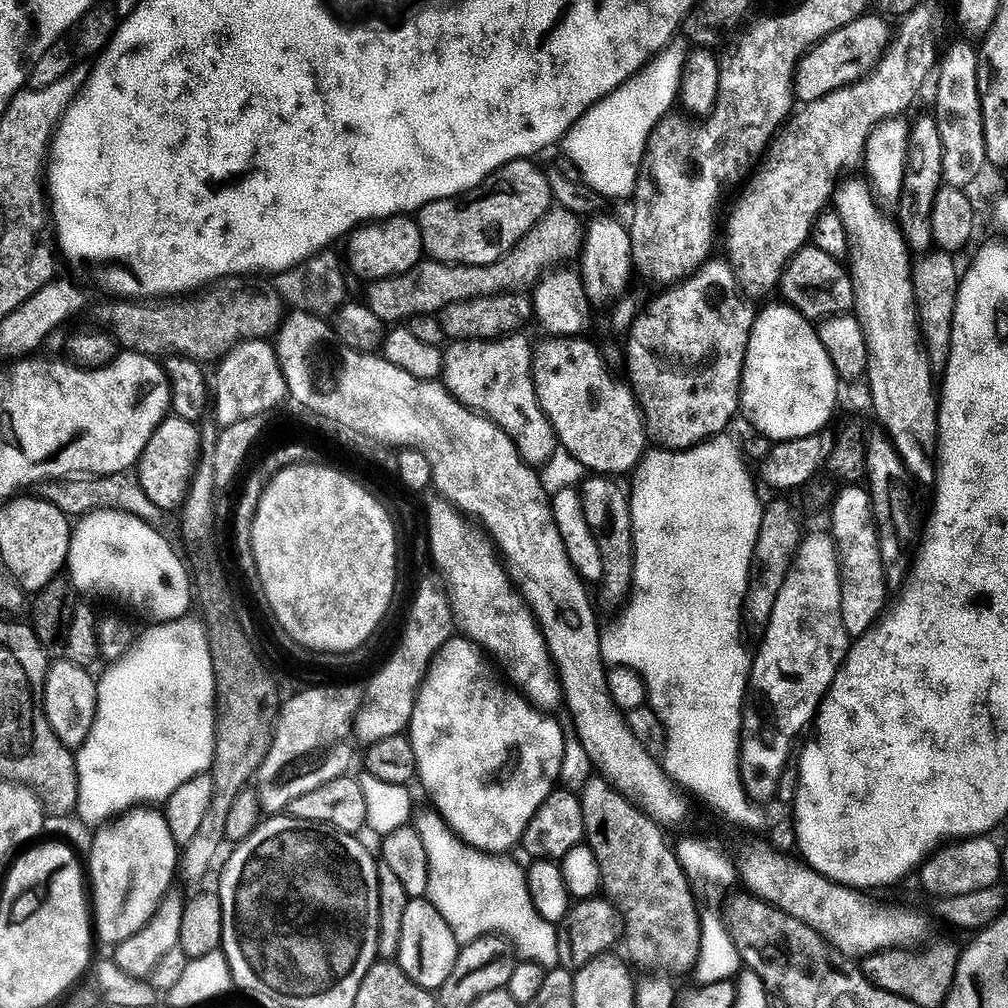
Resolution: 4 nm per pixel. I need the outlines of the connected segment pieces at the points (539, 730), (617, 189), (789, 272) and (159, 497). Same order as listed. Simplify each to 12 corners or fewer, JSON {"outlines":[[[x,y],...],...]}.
{"outlines":[[[467,638],[427,665],[419,783],[511,853],[564,768],[551,715]],[[673,39],[564,137],[579,179],[637,191],[648,139],[681,95]],[[806,246],[778,285],[807,320],[856,306],[851,271]],[[169,415],[140,455],[146,498],[184,507],[202,459],[200,430]]]}

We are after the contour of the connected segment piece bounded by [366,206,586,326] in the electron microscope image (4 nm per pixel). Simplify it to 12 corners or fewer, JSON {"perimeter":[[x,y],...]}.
{"perimeter":[[552,206],[498,262],[425,258],[375,281],[385,326],[480,296],[524,294],[579,261],[581,217]]}

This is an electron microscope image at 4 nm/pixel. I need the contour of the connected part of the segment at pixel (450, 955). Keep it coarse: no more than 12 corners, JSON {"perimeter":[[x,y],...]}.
{"perimeter":[[427,898],[409,899],[398,963],[438,990],[462,945]]}

